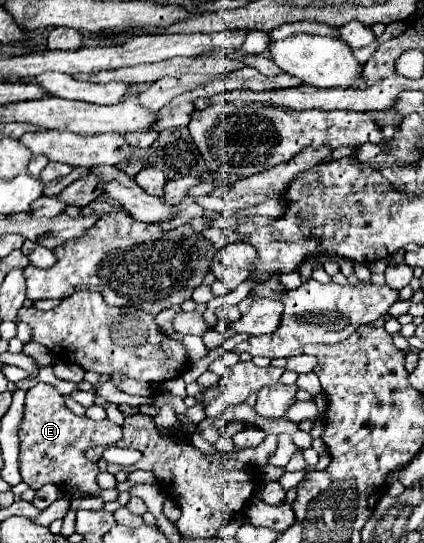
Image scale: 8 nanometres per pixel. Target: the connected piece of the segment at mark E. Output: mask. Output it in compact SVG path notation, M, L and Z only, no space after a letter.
M39 383L25 395L25 415L19 425L19 471L23 483L39 489L47 483L57 485L61 491L79 489L85 495L99 495L103 489L97 485L99 467L85 457L85 451L97 445L113 445L123 437L123 429L109 419L91 421L89 417L73 415L63 395L47 383Z

